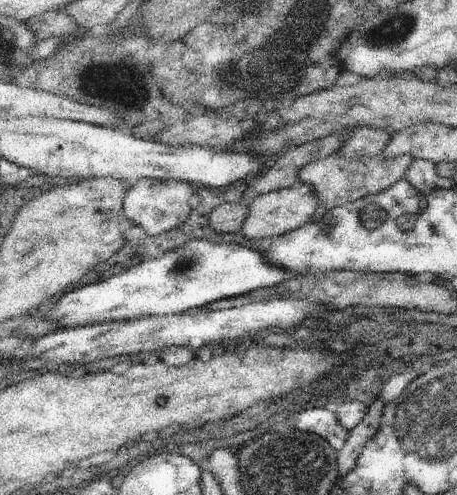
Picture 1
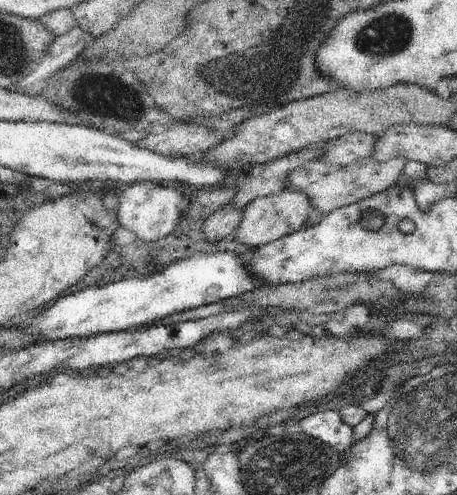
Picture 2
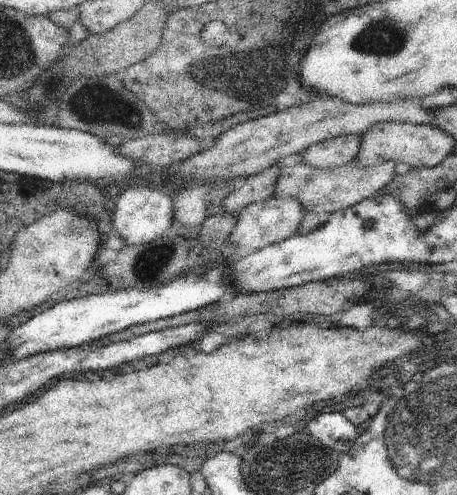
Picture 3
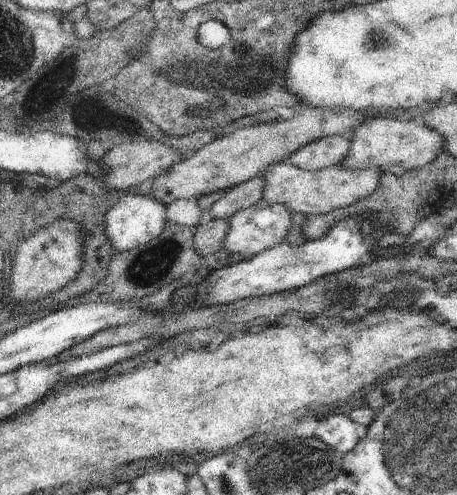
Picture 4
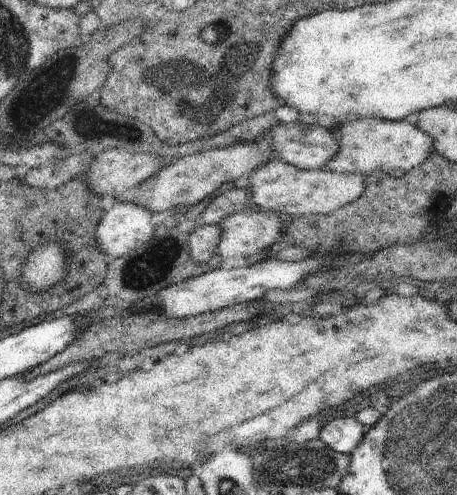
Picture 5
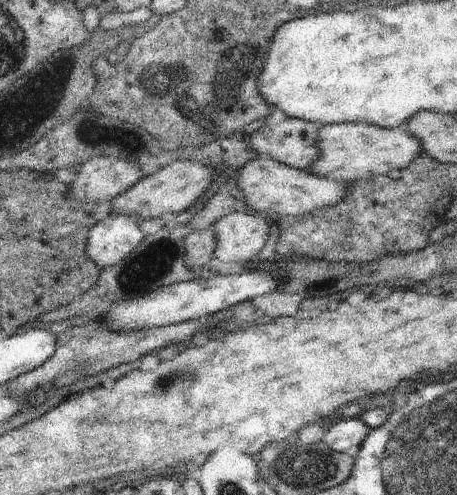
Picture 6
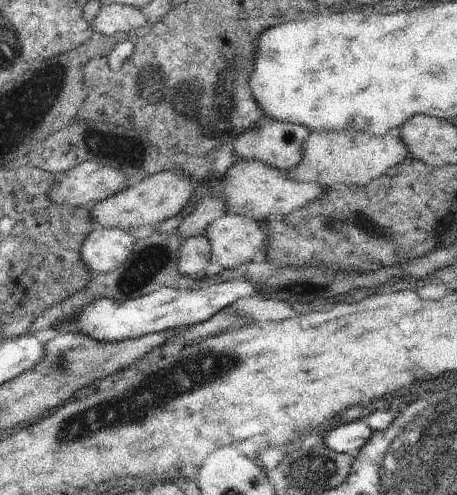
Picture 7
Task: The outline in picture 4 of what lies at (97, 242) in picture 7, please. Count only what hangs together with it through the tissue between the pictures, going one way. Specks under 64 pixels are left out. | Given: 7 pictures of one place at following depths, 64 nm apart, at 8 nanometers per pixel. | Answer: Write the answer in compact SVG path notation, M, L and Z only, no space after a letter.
M139 190L135 194L129 194L129 192L119 194L117 196L117 202L105 214L103 234L111 242L111 248L115 248L117 252L135 250L139 246L145 246L149 240L157 238L163 232L163 226L165 226L165 210L167 208L161 206L159 202L145 198L143 190Z

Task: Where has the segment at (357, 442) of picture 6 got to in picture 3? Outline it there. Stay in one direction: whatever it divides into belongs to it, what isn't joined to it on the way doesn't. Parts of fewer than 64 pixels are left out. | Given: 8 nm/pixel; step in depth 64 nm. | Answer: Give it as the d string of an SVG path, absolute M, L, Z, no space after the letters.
M343 412L341 414L319 414L307 426L309 436L315 436L325 446L333 448L341 456L351 450L353 442L359 438L359 430L351 424Z

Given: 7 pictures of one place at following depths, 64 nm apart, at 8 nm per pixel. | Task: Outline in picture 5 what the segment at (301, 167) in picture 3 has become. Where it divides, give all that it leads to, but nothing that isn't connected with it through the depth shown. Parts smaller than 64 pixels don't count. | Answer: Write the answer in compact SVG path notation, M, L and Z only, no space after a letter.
M269 158L265 166L255 168L249 174L249 204L261 212L285 212L289 216L311 216L311 214L329 214L337 208L343 208L355 202L365 186L365 176L357 174L337 174L325 170L299 170L287 162L279 162L277 158Z

